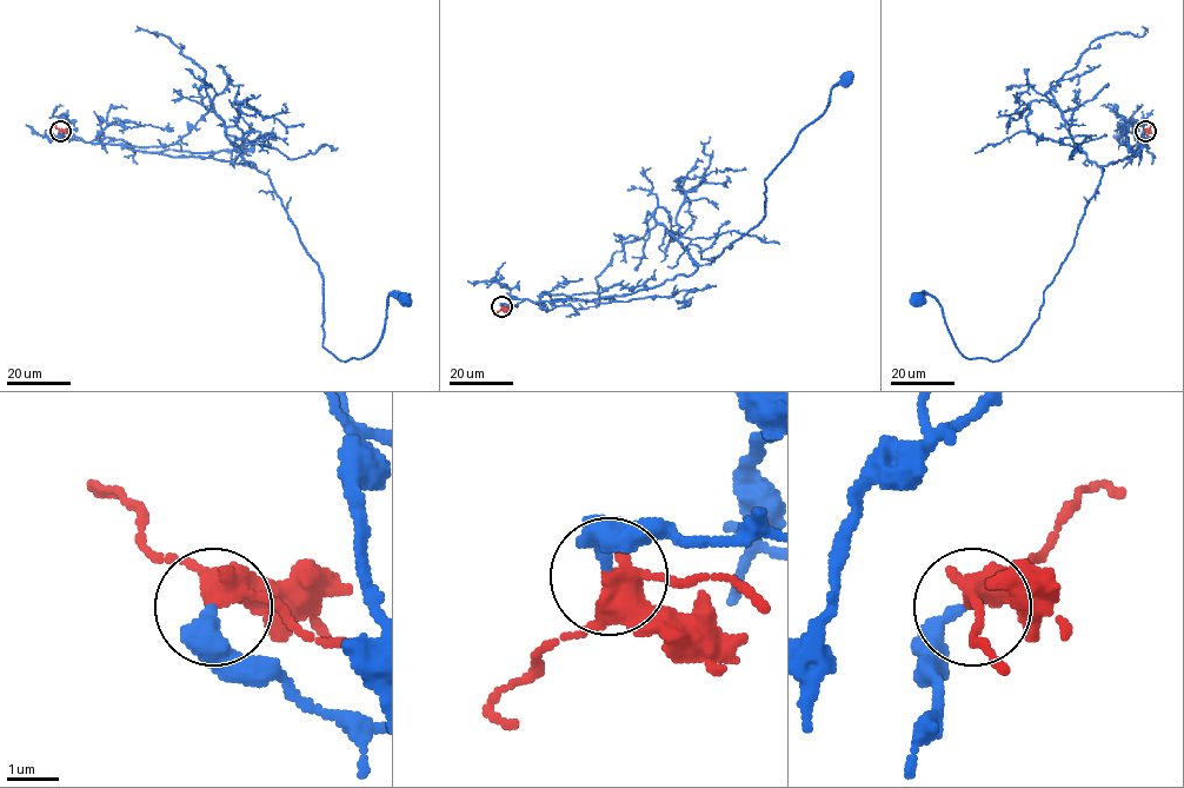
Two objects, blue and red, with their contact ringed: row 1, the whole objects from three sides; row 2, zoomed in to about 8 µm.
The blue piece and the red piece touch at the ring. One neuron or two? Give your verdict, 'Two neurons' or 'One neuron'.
One neuron

